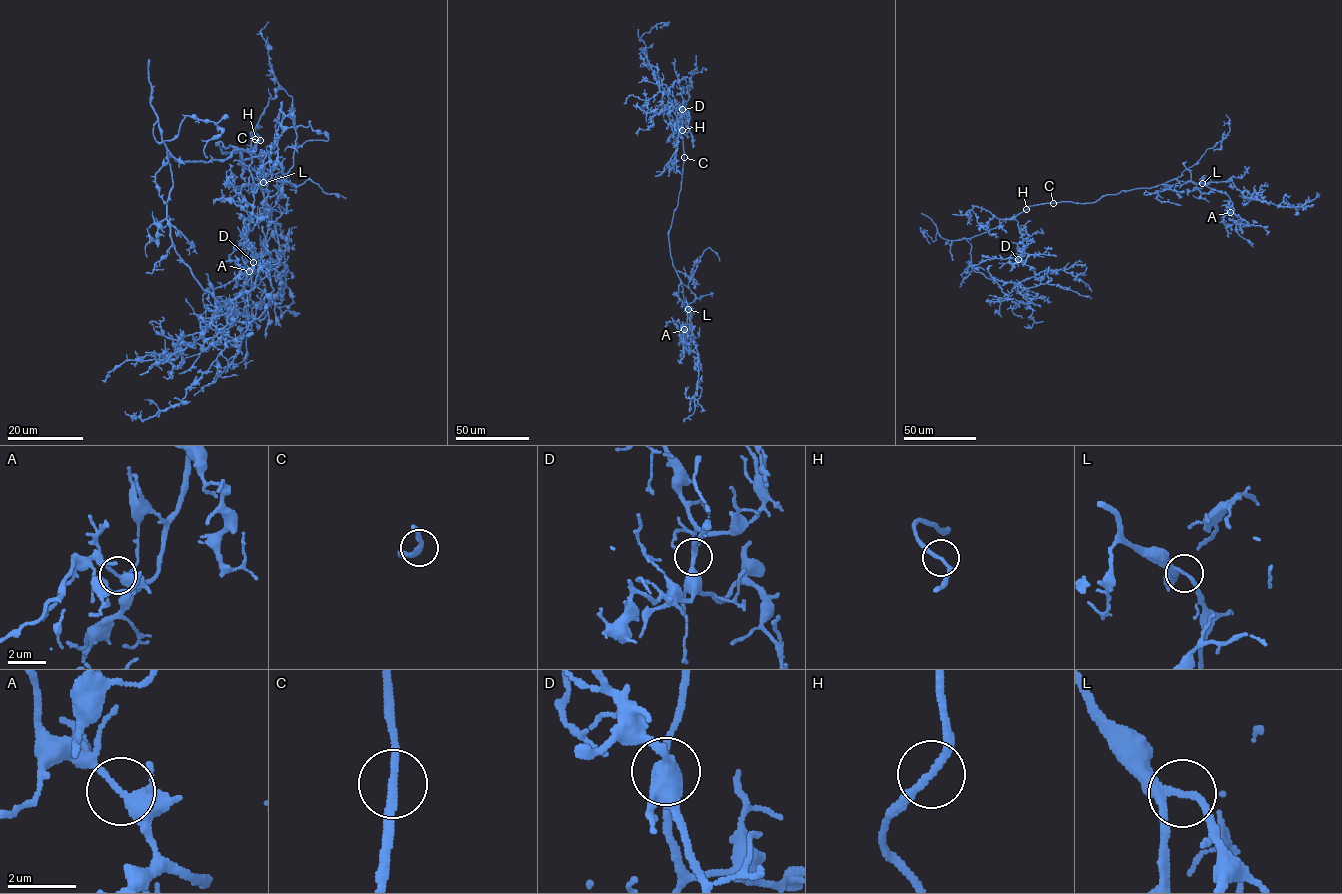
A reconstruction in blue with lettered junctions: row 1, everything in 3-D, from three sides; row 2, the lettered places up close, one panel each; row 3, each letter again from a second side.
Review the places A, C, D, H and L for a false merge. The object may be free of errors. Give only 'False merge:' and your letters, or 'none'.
False merge: none

